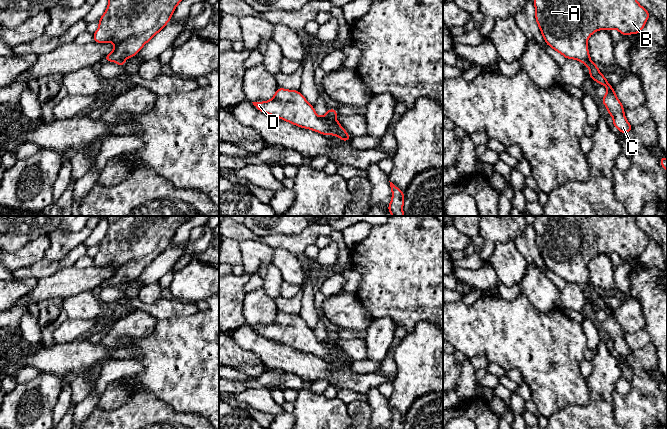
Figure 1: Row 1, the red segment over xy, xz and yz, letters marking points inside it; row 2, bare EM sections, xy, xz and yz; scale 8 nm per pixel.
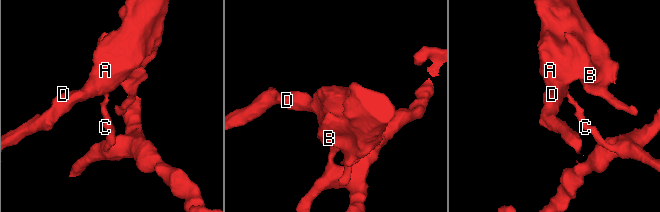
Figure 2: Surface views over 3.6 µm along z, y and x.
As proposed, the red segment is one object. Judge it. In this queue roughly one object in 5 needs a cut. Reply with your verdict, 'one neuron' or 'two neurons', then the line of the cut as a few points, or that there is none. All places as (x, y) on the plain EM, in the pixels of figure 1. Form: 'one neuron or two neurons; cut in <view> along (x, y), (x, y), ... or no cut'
two neurons; cut in yz along (589, 282), (584, 287)

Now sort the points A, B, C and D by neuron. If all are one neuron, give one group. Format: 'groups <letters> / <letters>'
groups A B D / C

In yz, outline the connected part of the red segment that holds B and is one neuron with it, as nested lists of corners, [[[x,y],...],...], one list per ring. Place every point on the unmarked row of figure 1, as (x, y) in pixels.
[[[535,216],[535,243],[547,269],[566,283],[585,287],[590,283],[588,262],[597,254],[617,253],[623,260],[639,258],[650,238],[635,223],[632,216]]]

